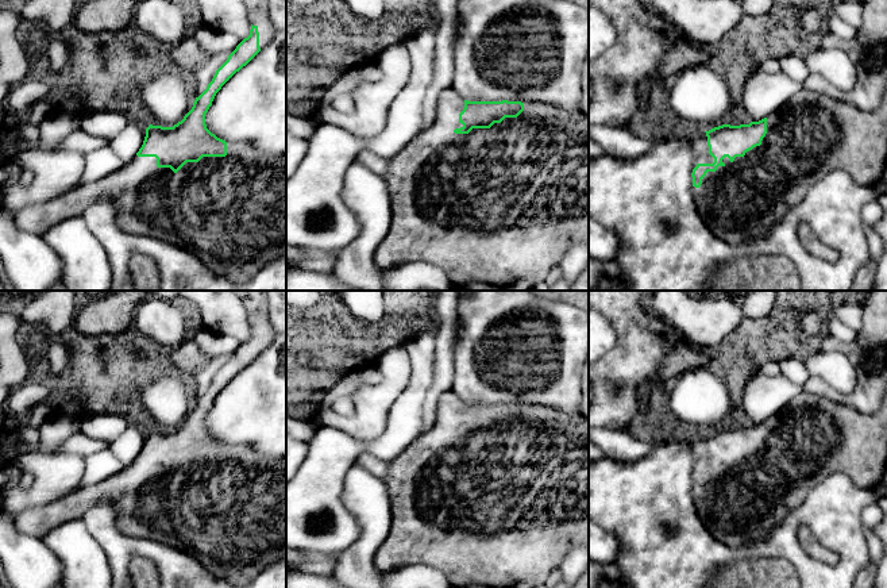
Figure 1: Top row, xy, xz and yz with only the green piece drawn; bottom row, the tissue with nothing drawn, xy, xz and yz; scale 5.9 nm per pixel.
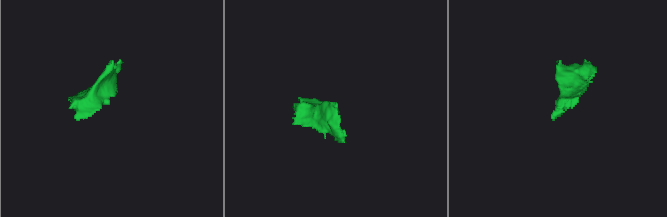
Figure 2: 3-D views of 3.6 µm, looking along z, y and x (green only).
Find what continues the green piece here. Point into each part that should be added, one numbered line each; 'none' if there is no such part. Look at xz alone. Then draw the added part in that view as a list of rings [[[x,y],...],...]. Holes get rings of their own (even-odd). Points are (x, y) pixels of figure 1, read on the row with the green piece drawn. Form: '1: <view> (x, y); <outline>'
1: xz (497, 208); [[[452,88],[440,92],[436,104],[435,122],[409,141],[390,158],[389,169],[382,176],[387,184],[393,218],[390,228],[375,251],[375,264],[382,269],[392,269],[404,264],[424,261],[441,268],[454,288],[462,291],[532,291],[545,281],[548,273],[560,266],[567,250],[578,243],[589,245],[589,115],[568,112],[544,103],[524,103],[524,111],[517,118],[505,118],[490,128],[473,128],[468,134],[455,134],[463,127],[459,114],[464,108],[464,99]]]

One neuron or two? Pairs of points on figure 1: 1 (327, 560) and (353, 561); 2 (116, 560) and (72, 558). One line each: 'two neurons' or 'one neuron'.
1: two neurons
2: two neurons

